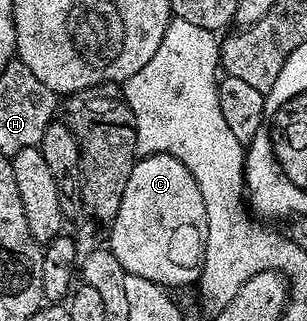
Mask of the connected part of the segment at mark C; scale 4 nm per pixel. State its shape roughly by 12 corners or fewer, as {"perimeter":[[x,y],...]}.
{"perimeter":[[171,154],[141,156],[107,241],[128,275],[201,279],[207,206]]}

